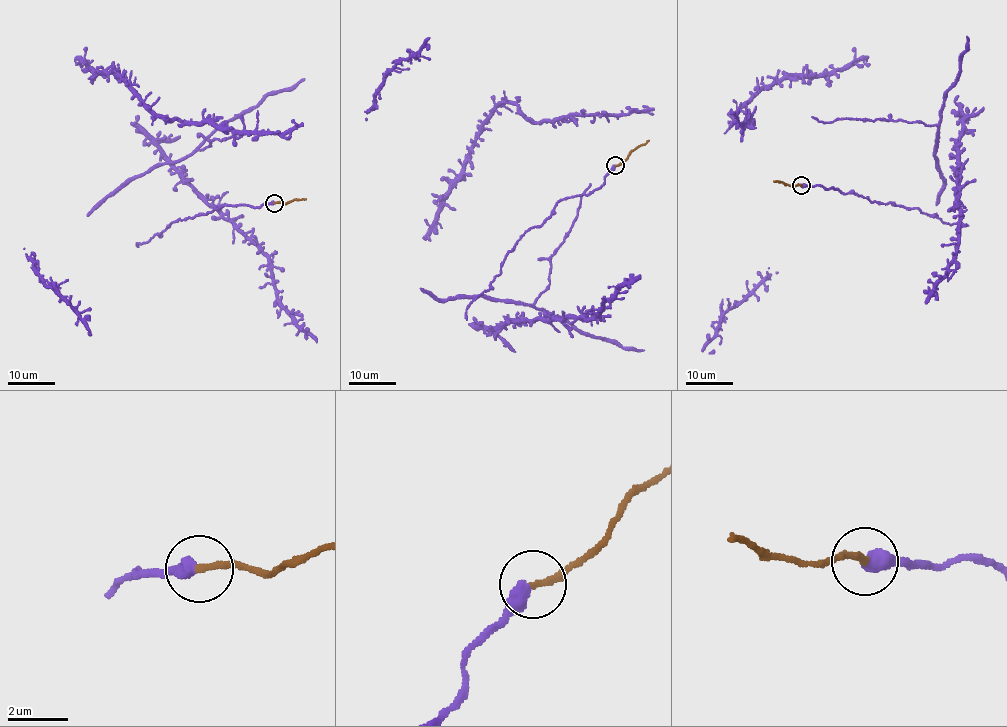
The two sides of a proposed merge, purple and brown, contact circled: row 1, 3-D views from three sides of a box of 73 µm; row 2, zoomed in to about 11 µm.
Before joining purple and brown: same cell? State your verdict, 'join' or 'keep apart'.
join

